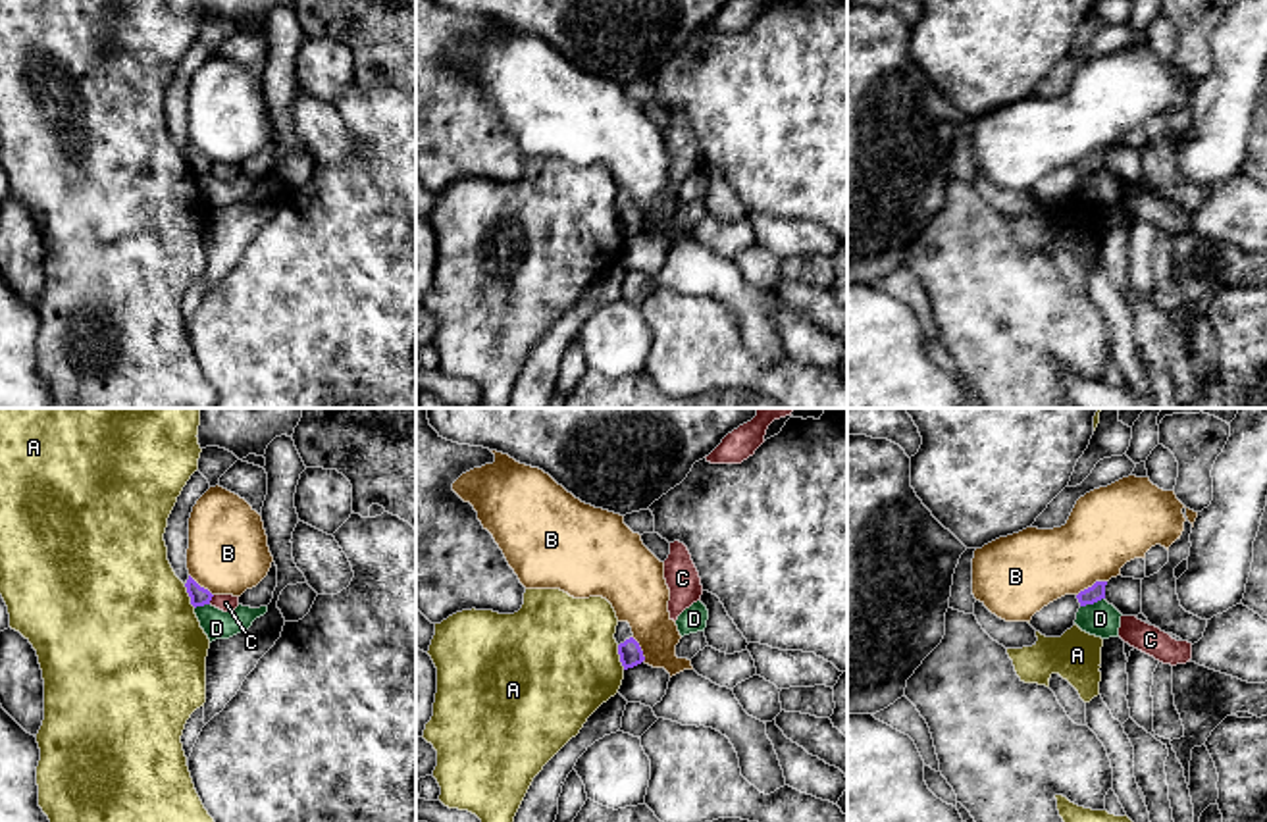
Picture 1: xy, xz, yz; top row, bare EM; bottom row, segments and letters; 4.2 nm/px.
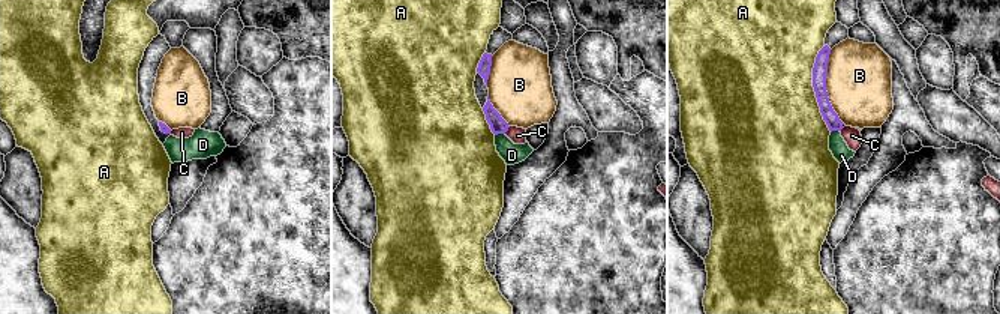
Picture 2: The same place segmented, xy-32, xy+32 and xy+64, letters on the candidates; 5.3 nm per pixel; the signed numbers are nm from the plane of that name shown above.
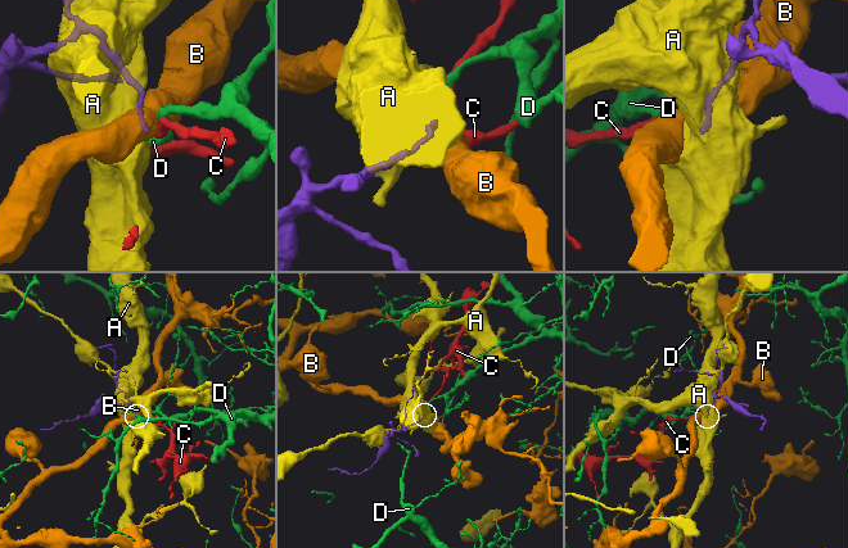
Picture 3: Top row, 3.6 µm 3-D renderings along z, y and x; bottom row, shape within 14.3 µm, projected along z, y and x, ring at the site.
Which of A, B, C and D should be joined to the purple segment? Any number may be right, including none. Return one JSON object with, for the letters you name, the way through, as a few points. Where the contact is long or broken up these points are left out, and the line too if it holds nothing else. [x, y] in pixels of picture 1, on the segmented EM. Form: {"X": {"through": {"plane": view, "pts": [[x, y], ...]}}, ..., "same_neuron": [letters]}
{"same_neuron": []}

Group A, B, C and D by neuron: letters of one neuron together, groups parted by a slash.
A / B / C / D

